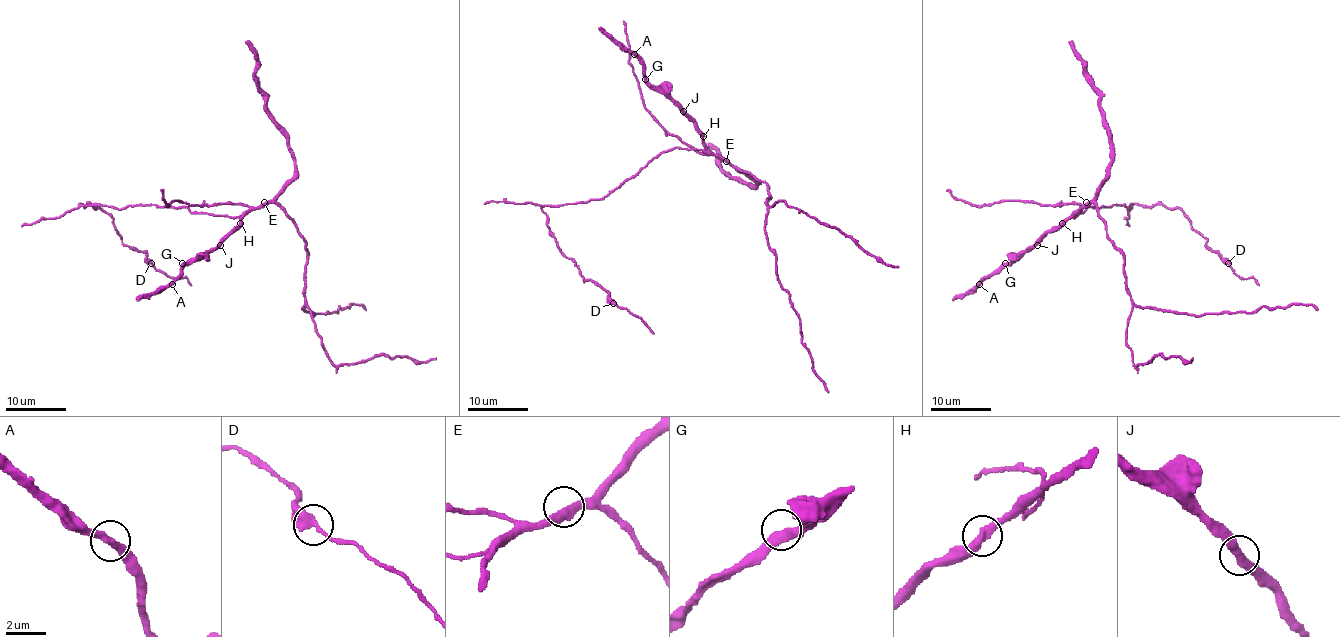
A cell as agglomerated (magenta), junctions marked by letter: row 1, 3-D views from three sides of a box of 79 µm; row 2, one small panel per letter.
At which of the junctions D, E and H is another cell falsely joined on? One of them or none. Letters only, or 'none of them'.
none of them

